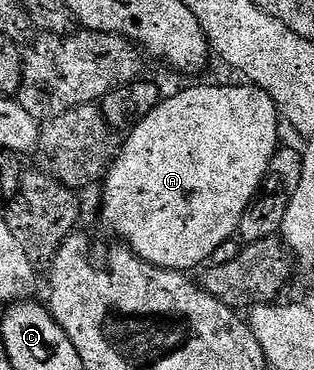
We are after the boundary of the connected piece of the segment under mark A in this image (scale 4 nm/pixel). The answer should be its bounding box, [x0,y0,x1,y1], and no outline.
[103,84,282,272]

